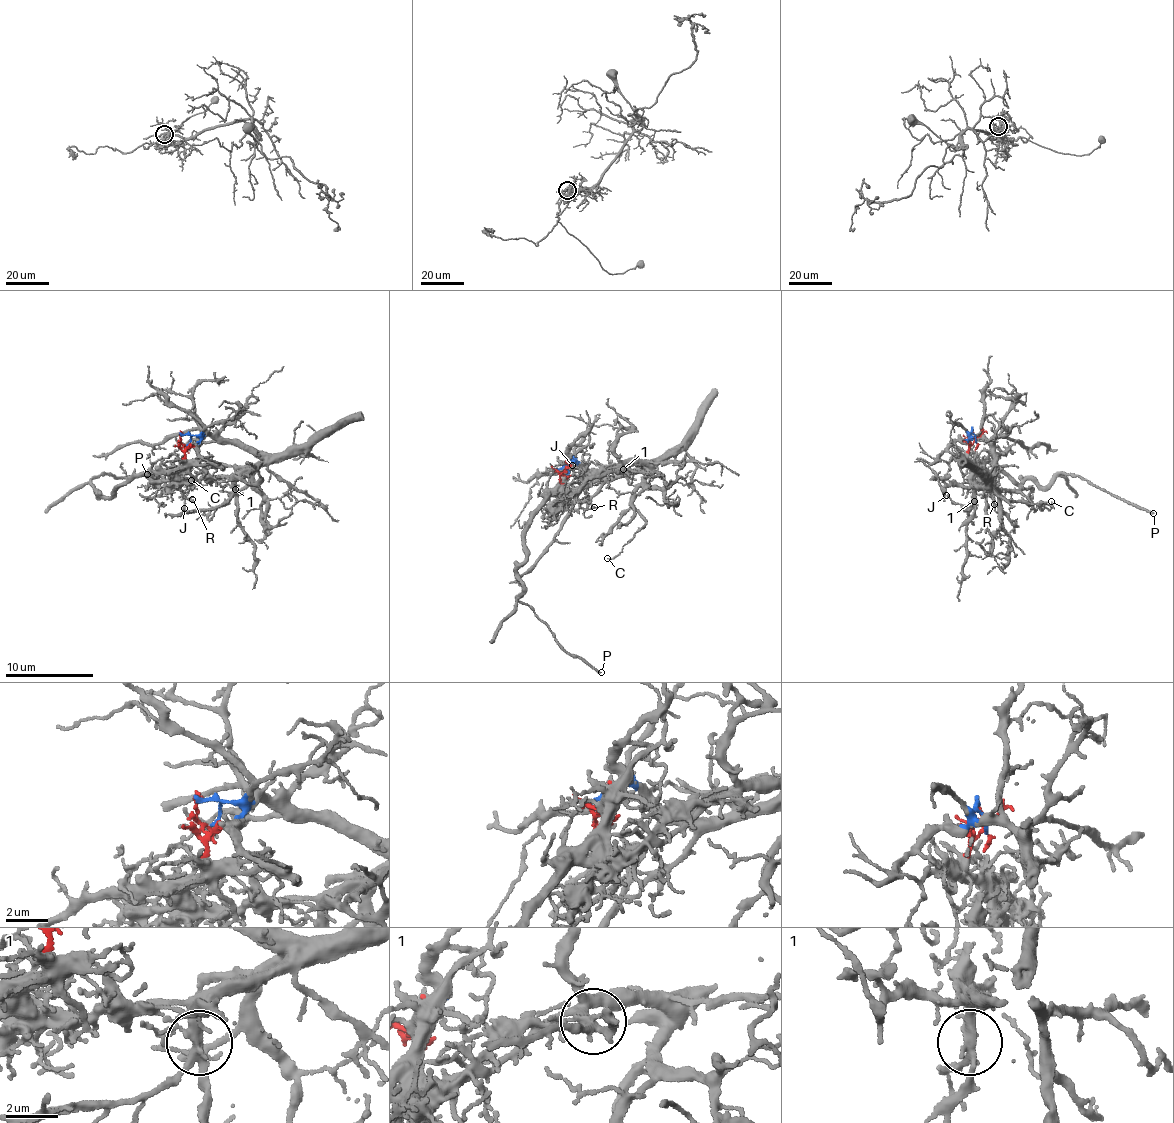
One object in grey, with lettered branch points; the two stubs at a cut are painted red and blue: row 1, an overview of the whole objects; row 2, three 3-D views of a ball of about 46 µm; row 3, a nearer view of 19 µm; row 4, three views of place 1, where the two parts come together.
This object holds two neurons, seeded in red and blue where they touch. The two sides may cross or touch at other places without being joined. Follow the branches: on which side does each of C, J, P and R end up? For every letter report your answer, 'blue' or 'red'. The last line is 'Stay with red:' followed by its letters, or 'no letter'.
C: blue
J: blue
P: red
R: red
Stay with red: P, R

